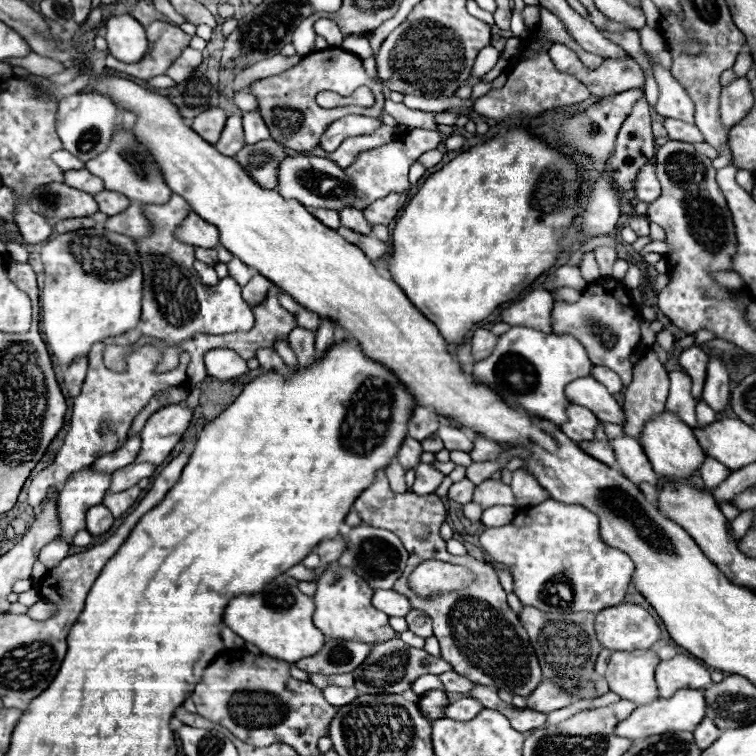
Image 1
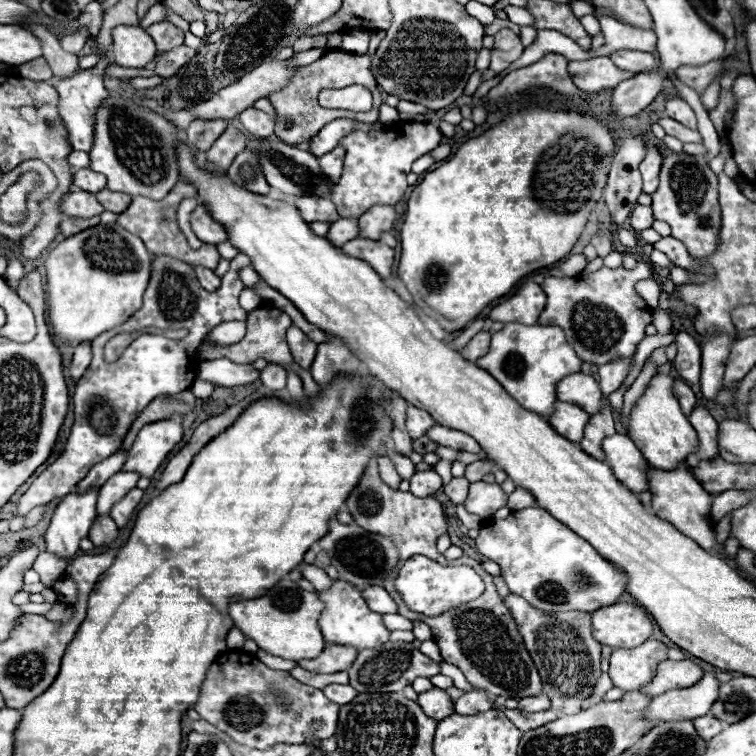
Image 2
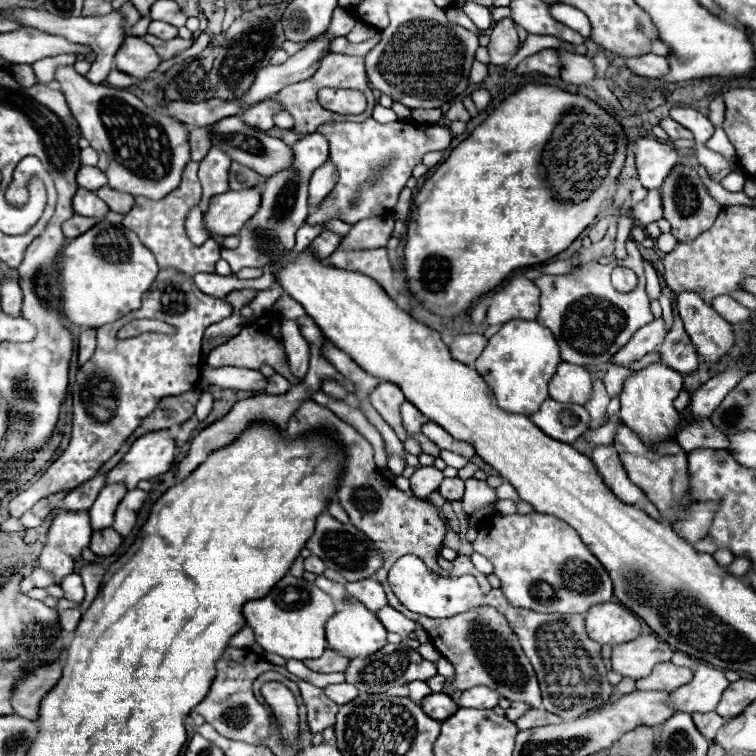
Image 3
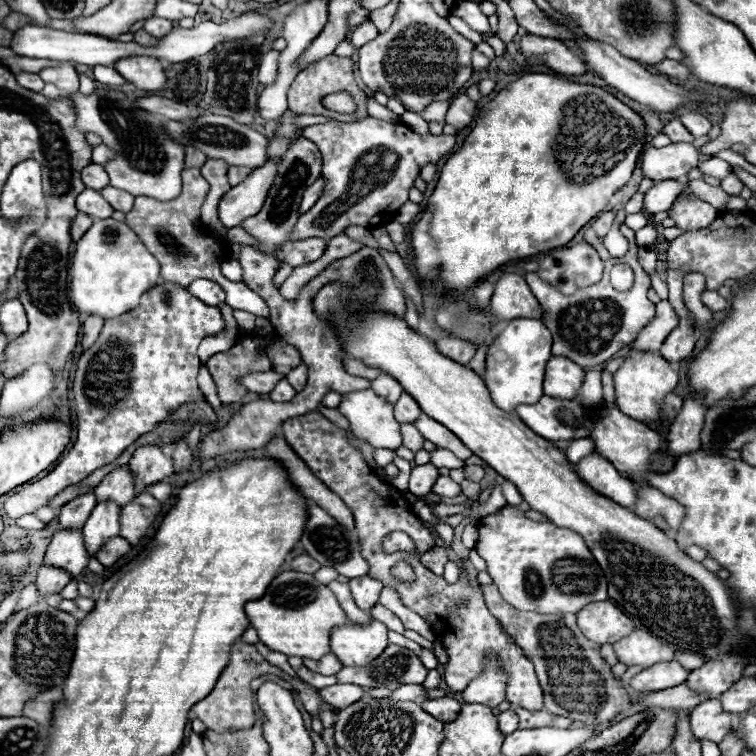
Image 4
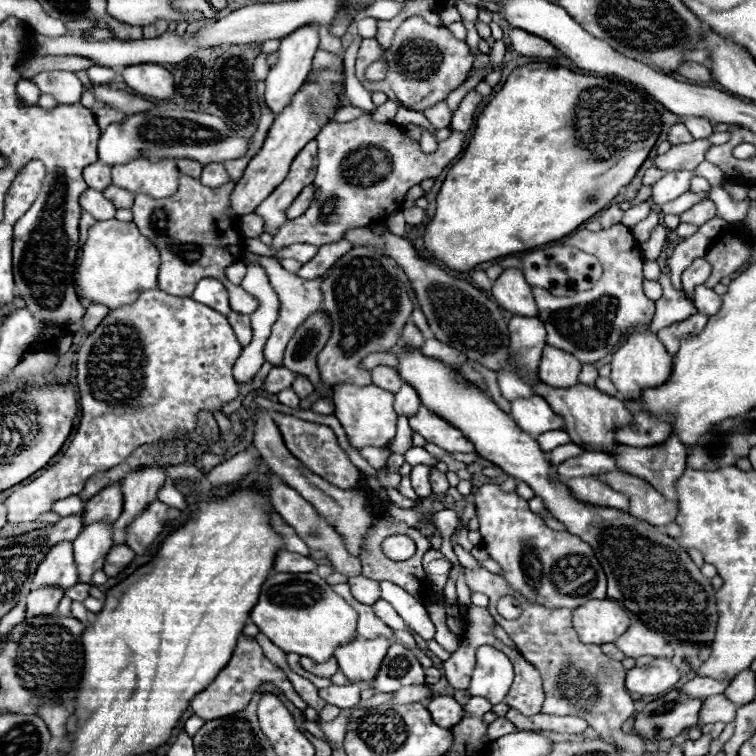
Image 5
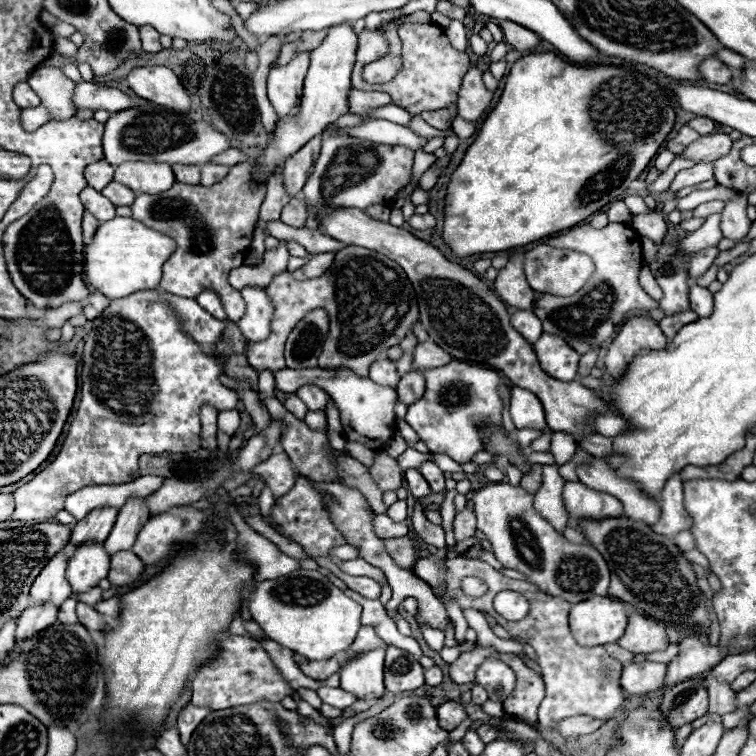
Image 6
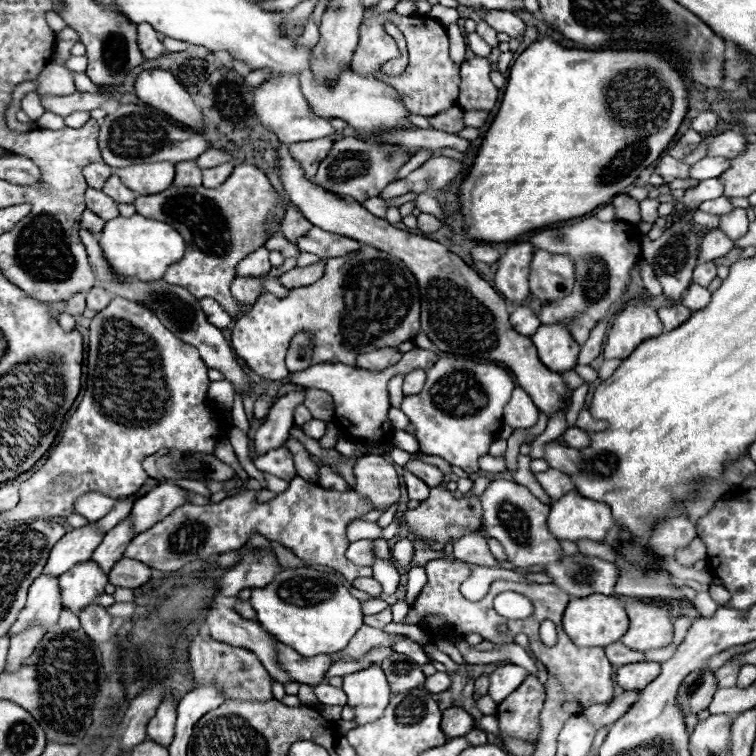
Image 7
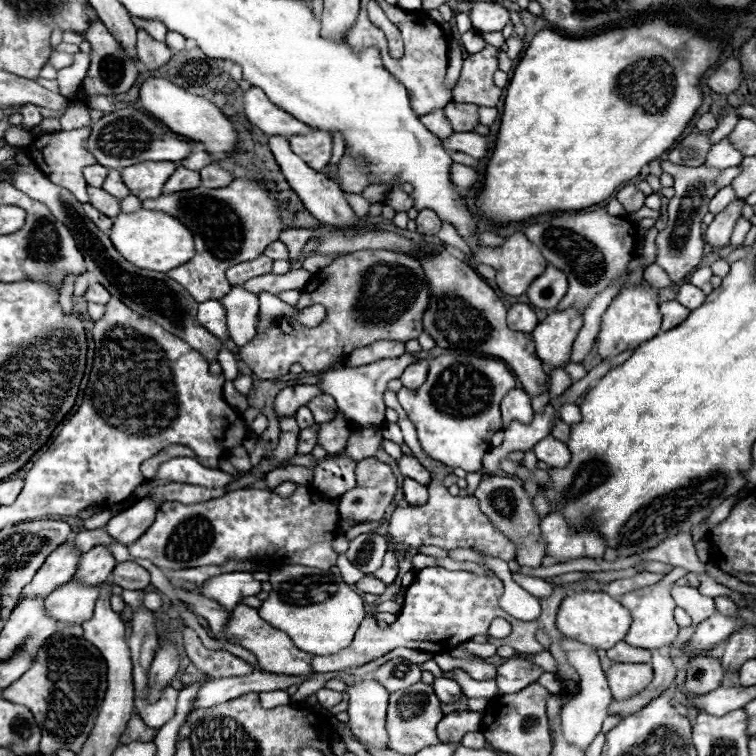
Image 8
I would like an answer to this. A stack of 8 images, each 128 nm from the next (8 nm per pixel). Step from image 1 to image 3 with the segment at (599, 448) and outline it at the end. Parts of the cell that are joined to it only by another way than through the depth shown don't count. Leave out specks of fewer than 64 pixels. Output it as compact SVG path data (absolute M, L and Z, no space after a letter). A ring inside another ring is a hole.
M594 378L592 380L592 396L584 404L584 408L590 412L590 418L592 418L592 422L590 422L590 428L592 430L594 428L600 428L604 424L602 418L604 418L604 412L608 408L608 402L610 402L610 398L608 398L608 392L606 392L602 380L600 378Z

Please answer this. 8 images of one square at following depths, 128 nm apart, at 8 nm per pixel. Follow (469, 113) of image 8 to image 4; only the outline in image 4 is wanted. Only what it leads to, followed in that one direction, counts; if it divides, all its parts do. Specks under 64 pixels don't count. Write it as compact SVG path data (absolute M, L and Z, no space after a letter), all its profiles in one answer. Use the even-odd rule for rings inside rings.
M432 102L426 110L422 110L422 118L426 122L440 122L444 124L444 118L446 118L446 112L448 112L448 102Z

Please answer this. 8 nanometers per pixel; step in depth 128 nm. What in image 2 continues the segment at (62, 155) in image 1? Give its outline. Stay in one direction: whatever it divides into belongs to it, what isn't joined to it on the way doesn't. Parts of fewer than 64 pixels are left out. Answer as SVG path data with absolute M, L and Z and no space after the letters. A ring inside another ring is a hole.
M72 152L70 156L68 156L68 164L72 166L72 168L88 168L88 164L90 164L92 160L90 160L90 156L88 156L88 152Z

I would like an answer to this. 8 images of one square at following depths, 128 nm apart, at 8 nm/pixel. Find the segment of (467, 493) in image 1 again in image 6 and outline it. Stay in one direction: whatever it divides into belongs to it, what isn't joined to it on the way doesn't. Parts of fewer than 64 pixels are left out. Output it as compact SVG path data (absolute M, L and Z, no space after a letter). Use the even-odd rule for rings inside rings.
M424 462L424 464L420 464L418 470L428 480L432 492L442 492L444 490L444 480L446 480L444 472L434 462Z

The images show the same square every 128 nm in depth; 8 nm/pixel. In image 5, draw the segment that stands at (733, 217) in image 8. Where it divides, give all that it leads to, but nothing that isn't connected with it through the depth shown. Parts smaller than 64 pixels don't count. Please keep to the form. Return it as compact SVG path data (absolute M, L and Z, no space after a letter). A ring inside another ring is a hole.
M696 258L684 272L682 272L682 284L686 282L686 286L682 286L682 290L686 292L688 298L692 298L692 290L698 284L704 284L710 276L710 264L704 258Z

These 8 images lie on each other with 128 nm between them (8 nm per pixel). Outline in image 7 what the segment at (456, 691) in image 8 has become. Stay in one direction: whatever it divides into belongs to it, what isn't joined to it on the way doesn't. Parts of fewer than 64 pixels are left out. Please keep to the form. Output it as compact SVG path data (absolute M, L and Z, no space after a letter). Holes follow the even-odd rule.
M436 672L434 676L428 676L428 678L426 678L426 684L424 684L424 686L426 686L428 692L440 694L440 692L448 690L450 684L452 684L452 680L450 680L450 676L448 676L446 672Z

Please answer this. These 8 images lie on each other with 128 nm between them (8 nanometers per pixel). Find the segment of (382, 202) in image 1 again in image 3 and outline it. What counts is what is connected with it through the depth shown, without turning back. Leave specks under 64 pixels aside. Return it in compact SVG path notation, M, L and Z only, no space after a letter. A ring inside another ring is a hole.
M392 216L360 220L344 236L344 240L340 242L340 250L368 250L368 248L386 246L388 238L392 236L392 230L394 230Z

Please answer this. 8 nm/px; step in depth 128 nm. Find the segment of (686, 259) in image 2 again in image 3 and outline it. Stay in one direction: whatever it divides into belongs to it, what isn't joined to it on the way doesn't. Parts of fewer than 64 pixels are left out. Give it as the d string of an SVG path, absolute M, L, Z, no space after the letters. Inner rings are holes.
M666 232L666 234L660 234L660 236L656 238L656 244L658 244L658 248L660 248L664 254L668 254L670 250L674 250L674 246L676 246L678 242L676 242L676 238L674 238L670 232Z

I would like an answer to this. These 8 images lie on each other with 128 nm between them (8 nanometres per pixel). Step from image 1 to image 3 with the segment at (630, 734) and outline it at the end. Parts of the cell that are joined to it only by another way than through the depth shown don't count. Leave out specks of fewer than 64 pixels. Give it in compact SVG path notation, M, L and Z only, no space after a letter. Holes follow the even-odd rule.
M700 664L698 672L694 670L694 678L688 684L684 684L684 688L670 692L670 704L680 712L690 714L712 712L728 684L730 682L726 680L724 670L712 668L710 664Z

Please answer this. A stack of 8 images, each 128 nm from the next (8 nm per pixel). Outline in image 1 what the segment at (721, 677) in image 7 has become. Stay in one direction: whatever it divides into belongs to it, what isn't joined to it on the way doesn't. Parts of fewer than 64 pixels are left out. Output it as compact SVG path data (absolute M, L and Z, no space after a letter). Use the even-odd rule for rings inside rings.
M704 718L704 720L696 726L694 740L696 740L696 744L704 750L704 748L708 748L708 744L712 744L714 740L718 740L720 734L722 734L722 730L716 728L716 724L712 724L712 720Z

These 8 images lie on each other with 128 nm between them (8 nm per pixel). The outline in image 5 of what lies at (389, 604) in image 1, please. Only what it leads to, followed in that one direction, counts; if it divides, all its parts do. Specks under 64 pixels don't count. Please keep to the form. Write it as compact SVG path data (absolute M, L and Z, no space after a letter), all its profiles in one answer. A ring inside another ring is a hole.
M352 576L348 578L348 584L352 596L362 604L372 606L380 598L380 584L376 580L370 580L366 576Z

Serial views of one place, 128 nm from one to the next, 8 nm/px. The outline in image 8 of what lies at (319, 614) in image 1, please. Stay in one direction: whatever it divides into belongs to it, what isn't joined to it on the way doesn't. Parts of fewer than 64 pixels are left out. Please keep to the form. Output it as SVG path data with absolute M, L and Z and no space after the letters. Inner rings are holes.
M374 678L356 680L354 686L348 688L350 694L350 730L352 734L370 748L388 750L388 734L384 732L388 692Z

